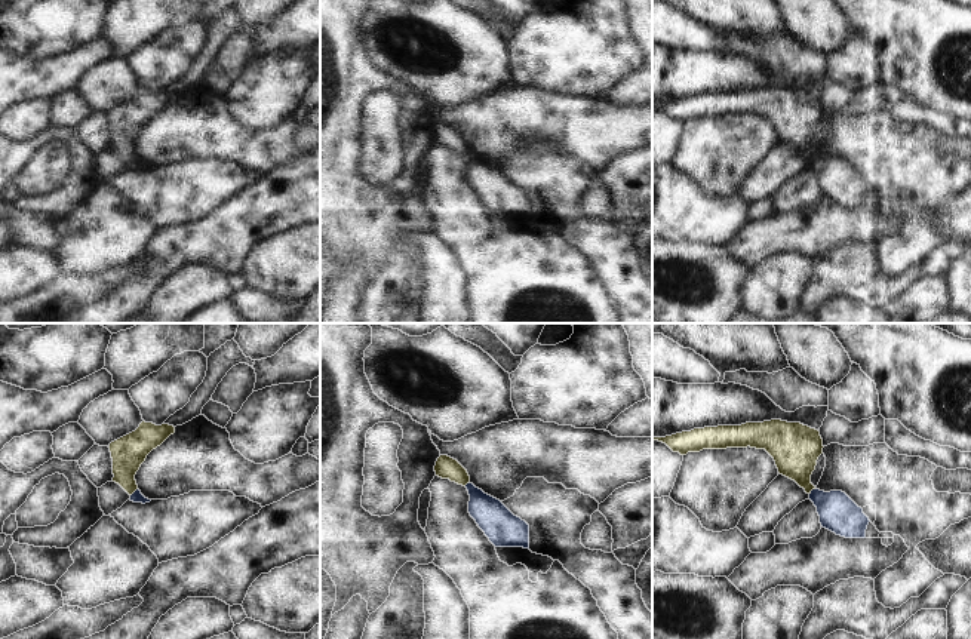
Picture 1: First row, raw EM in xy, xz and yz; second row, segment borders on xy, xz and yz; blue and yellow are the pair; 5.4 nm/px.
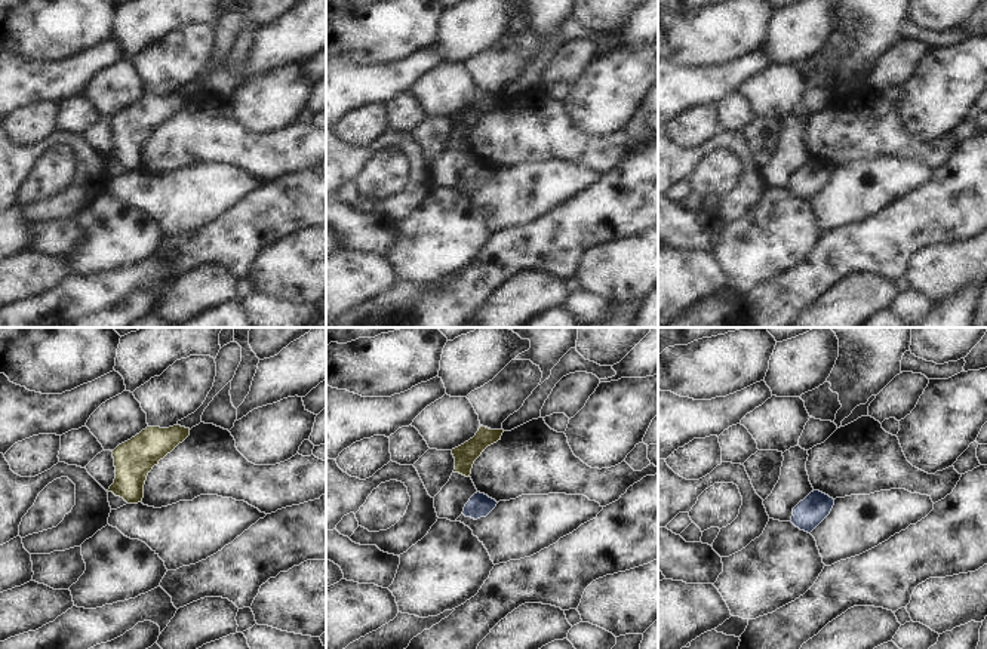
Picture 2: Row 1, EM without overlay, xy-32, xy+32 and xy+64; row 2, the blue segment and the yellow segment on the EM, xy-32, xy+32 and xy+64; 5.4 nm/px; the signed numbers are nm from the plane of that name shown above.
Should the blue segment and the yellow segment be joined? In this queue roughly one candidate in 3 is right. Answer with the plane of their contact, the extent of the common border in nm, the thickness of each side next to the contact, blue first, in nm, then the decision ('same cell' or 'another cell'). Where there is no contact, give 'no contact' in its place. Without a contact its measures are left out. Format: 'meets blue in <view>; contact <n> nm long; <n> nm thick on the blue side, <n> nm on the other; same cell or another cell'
meets blue in yz; contact 50 nm long; 200 nm thick on the blue side, 260 nm on the other; another cell

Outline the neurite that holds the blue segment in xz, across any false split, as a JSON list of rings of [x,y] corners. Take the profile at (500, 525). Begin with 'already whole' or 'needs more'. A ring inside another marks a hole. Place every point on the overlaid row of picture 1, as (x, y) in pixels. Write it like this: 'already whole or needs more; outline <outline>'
needs more; outline [[[468,482],[465,488],[470,495],[468,513],[495,546],[500,560],[508,566],[525,565],[529,580],[537,583],[538,572],[547,574],[554,560],[529,550],[529,525],[473,483]]]

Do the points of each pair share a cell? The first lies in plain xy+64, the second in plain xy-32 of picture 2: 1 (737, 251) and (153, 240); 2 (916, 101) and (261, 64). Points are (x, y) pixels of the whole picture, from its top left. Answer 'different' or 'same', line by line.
1: same
2: different

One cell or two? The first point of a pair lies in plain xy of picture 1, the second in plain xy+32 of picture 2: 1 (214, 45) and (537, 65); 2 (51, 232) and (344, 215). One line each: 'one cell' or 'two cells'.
1: one cell
2: one cell

